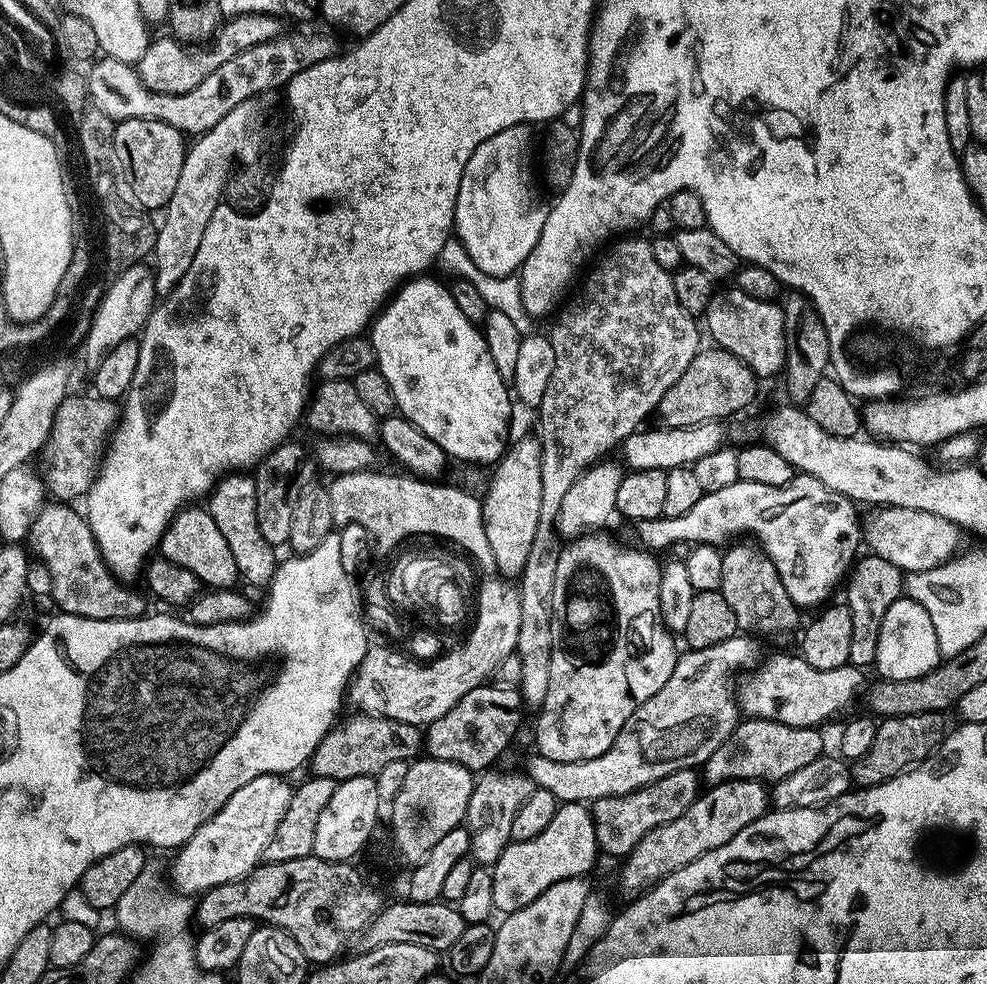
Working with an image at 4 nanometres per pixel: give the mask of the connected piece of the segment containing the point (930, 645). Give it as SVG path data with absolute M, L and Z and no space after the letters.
M906 594L901 595L900 599L894 602L894 606L890 606L890 610L886 610L886 618L882 618L882 626L878 630L878 644L876 650L875 671L880 671L879 675L885 680L905 680L906 678L922 678L922 674L926 674L930 670L934 670L937 664L941 663L942 657L938 650L938 636L934 634L934 624L930 622L930 614L926 614L926 610L922 610L922 606L918 602L914 602Z

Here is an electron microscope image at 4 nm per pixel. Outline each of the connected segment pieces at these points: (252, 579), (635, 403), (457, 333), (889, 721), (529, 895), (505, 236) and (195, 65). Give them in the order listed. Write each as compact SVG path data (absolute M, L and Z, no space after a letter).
M225 474L216 481L206 500L210 518L218 526L218 531L226 538L230 550L234 553L234 562L240 571L240 580L248 584L267 586L276 573L278 563L277 549L266 538L262 538L262 530L258 530L258 514L256 513L256 481L248 474Z
M632 238L617 239L607 249L609 252L596 265L591 265L592 273L583 277L585 280L580 293L568 305L565 303L559 309L560 317L552 332L550 331L554 346L554 374L550 374L550 386L546 386L546 394L542 394L538 409L538 439L542 446L542 514L538 522L538 534L534 534L534 546L530 546L530 558L526 558L526 566L518 577L522 626L518 626L515 655L522 658L519 691L525 705L539 706L546 698L552 653L554 570L558 570L562 547L561 537L556 530L556 519L558 510L562 510L562 498L566 498L570 486L574 486L574 482L587 468L607 457L604 455L611 448L619 449L625 438L637 431L648 415L651 417L655 413L656 407L662 402L662 394L666 394L666 390L670 390L670 386L674 386L674 382L682 378L686 366L694 362L696 353L702 348L701 325L697 317L682 310L678 294L674 294L672 273L658 266L652 245L647 239L628 239Z
M421 274L404 281L377 312L376 319L370 325L376 367L380 369L382 378L390 382L390 390L394 390L396 412L418 426L426 438L438 442L438 446L442 446L453 461L470 460L474 464L495 465L510 443L508 427L512 424L514 400L509 385L502 374L498 374L494 358L490 358L483 331L471 324L462 310L458 310L451 291L430 277Z
M923 712L881 719L877 723L874 742L871 743L870 750L866 750L866 754L862 754L862 758L858 758L851 765L853 781L859 787L869 788L894 778L900 772L906 772L909 768L923 764L939 748L940 741L946 735L944 718L939 712Z
M561 803L554 818L550 818L550 826L546 826L538 838L513 840L506 850L502 850L496 863L491 865L496 895L495 911L500 914L517 912L530 906L530 902L534 902L542 890L550 890L554 882L587 877L588 871L596 864L596 856L600 855L591 807L588 804Z
M519 124L518 126L510 126L506 130L498 130L498 134L494 134L494 138L486 138L486 142L478 145L474 150L474 154L470 154L470 162L466 162L466 170L462 174L462 182L458 186L454 236L455 239L462 242L462 246L466 246L466 252L470 254L470 258L474 258L474 262L477 263L478 268L486 270L486 274L510 276L519 273L530 254L530 250L534 250L534 246L538 246L538 238L542 238L542 226L546 226L548 208L544 206L539 208L536 205L536 192L532 189L532 132L533 129L529 125Z
M253 12L241 16L229 16L217 28L211 40L191 46L175 38L153 39L146 46L146 54L142 54L142 58L136 61L134 67L140 75L141 82L150 90L158 94L186 94L200 82L205 81L227 59L234 58L235 55L242 54L244 50L249 50L260 43L278 39L282 35L280 20L279 15L267 16Z

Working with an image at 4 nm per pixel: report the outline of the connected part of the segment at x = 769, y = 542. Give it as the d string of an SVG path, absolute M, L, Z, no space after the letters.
M796 474L790 482L782 486L762 486L762 482L735 480L730 486L722 486L722 490L705 492L691 510L686 510L686 514L678 514L678 518L670 518L666 515L650 518L639 521L635 528L636 536L641 540L637 541L645 549L656 554L660 554L663 548L668 548L671 544L724 546L737 538L747 537L744 535L749 532L753 536L749 537L758 542L759 547L764 549L764 553L774 564L774 570L778 570L778 578L782 586L786 586L786 594L790 594L790 598L801 609L812 607L815 609L829 599L827 596L839 582L841 585L846 573L857 559L856 547L861 547L862 544L862 520L859 515L856 517L856 511L858 508L853 501L830 490L830 486L822 486L818 478Z

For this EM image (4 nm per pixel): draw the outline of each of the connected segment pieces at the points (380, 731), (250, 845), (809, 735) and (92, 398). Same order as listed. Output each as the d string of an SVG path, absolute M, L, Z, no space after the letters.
M352 715L356 716L350 717L349 720L341 719L324 735L322 742L318 742L310 761L311 775L337 782L359 776L376 777L382 766L389 762L411 762L421 755L424 732L417 725L387 720L384 716Z
M269 776L263 782L251 785L248 796L248 808L237 802L224 805L222 814L208 821L186 843L181 844L172 860L171 887L180 894L203 894L209 888L222 886L226 882L241 880L255 870L264 860L266 842L282 822L286 806L290 806L293 785L280 776Z
M744 718L737 723L730 738L710 754L710 758L702 766L702 780L705 785L725 784L731 780L763 780L775 782L794 774L794 770L802 770L802 766L810 766L825 751L824 740L816 728L795 728L786 726L777 720L754 720Z
M69 394L58 406L55 418L52 419L52 432L48 436L48 442L44 445L43 455L48 455L48 476L46 472L46 488L52 492L57 501L76 502L79 498L87 497L90 486L96 481L96 473L100 470L100 462L106 451L106 445L117 424L120 423L121 405L115 400L107 400L95 394L88 396L75 396Z

